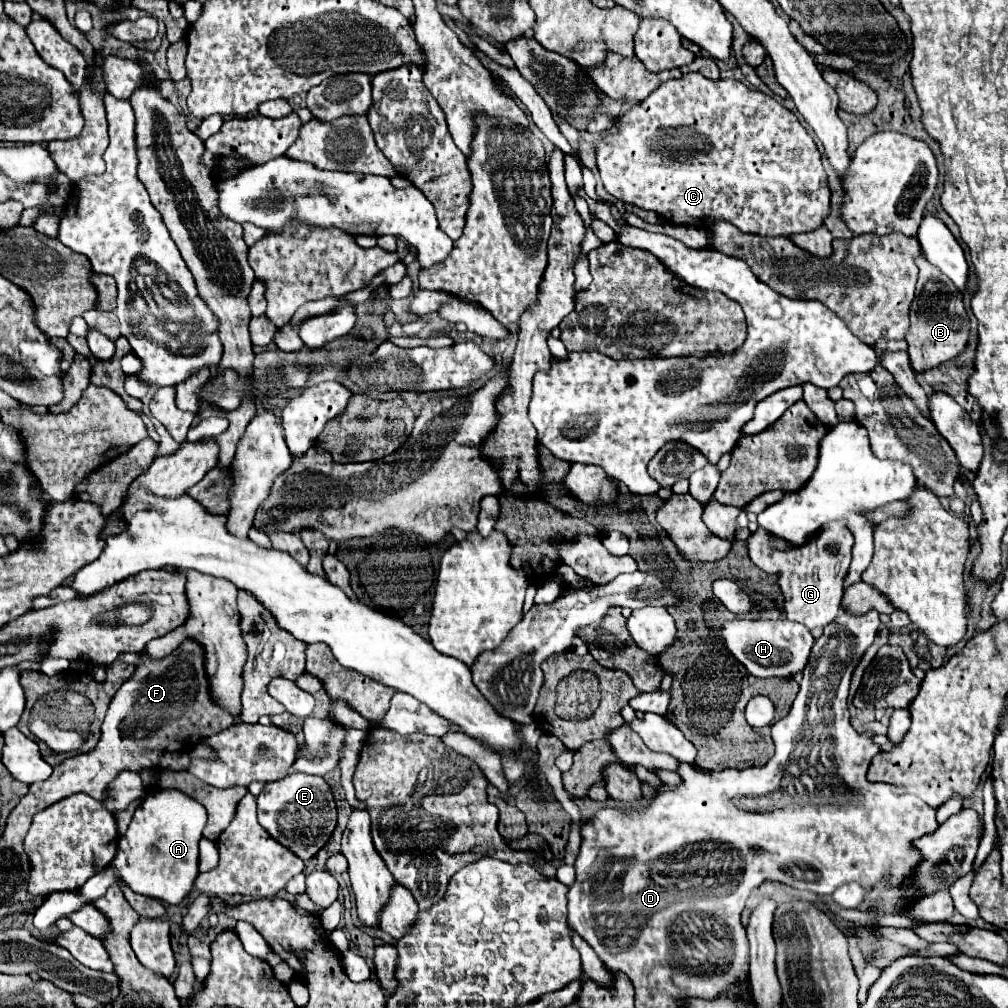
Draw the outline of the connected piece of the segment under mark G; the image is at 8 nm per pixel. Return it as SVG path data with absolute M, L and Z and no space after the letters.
M843 520L827 522L819 530L821 532L815 534L807 544L793 546L789 550L775 550L771 546L773 534L761 526L747 540L751 562L763 572L779 576L779 588L785 598L783 608L787 620L799 622L809 630L825 628L839 614L843 598L843 580L851 564L853 548L853 534L849 532L847 524L843 524Z

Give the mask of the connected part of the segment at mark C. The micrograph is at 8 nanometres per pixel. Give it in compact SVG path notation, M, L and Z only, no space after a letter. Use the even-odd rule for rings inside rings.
M683 74L679 80L669 80L667 84L661 84L655 92L651 92L651 96L647 96L643 102L639 102L637 106L633 106L631 110L627 110L619 118L597 112L589 120L587 132L591 132L591 134L605 134L607 132L607 136L603 140L597 140L593 144L595 162L597 162L597 168L599 168L605 190L611 196L615 196L617 200L625 202L625 204L633 204L633 206L639 206L643 210L657 212L667 222L689 224L689 226L697 226L697 228L707 230L715 220L727 220L745 234L791 236L791 234L797 234L797 232L809 232L809 230L819 228L823 224L825 216L829 214L829 196L831 196L831 192L827 188L827 174L823 170L821 154L819 154L813 138L799 124L799 120L795 118L795 114L791 110L787 110L783 104L779 104L771 96L767 96L767 94L755 90L755 88L745 86L739 80L731 80L731 78L727 78L727 80L709 80L703 74Z

